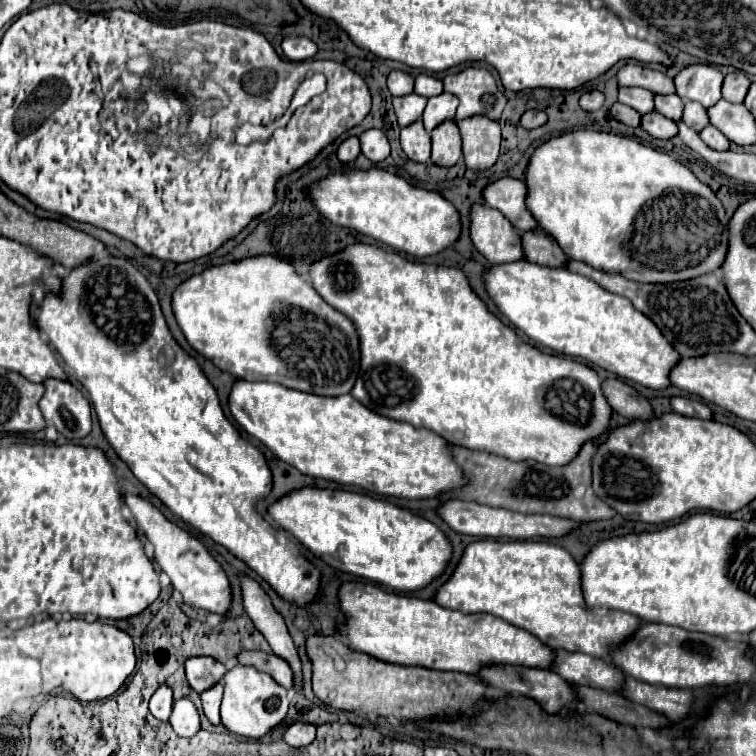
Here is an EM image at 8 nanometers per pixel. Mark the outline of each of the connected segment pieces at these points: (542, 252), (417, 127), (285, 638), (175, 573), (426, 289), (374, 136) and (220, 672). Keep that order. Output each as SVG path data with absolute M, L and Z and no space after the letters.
M533 228L521 236L525 260L541 266L561 268L567 264L567 256L559 248L559 244L541 228Z
M417 120L401 128L401 148L409 160L427 162L431 156L431 134L423 128L423 122Z
M243 574L243 576L239 576L239 582L241 582L241 592L243 592L245 612L249 614L253 624L257 624L259 632L269 642L273 654L281 656L293 668L293 688L301 690L303 688L301 660L299 660L299 654L293 646L293 640L287 632L283 618L277 614L267 592L261 588L261 584L257 584L257 580Z
M125 490L123 492L123 502L131 510L137 528L141 528L145 538L153 544L155 562L171 578L173 588L181 592L185 604L193 604L193 606L203 608L207 612L225 614L229 604L231 604L229 580L227 580L227 574L223 572L221 564L207 552L207 548L197 538L189 536L185 530L181 530L171 520L167 520L147 498L131 494L131 492Z
M349 244L349 248L345 248L345 252L337 252L333 256L323 256L319 260L315 260L309 266L309 278L313 282L313 288L319 292L319 296L331 304L333 308L337 308L341 314L345 314L359 336L359 352L361 352L361 368L359 368L359 376L355 380L355 386L351 390L351 396L355 400L359 400L363 406L367 406L369 410L387 416L391 420L399 420L399 422L407 422L419 428L429 428L431 432L435 432L437 436L441 436L443 440L457 444L457 446L465 446L469 450L485 450L497 456L507 456L511 460L537 460L543 462L547 466L563 466L567 464L577 450L581 448L581 444L593 436L603 434L609 428L609 416L611 416L611 406L607 404L607 400L601 394L601 382L597 378L597 374L587 368L585 364L579 364L575 360L567 360L563 356L557 354L545 354L541 350L537 350L531 344L525 344L513 328L505 326L501 320L497 320L487 306L477 298L477 294L471 290L465 274L457 268L447 268L447 266L437 266L437 264L425 264L425 262L413 262L407 260L405 256L397 254L397 252L387 252L381 250L379 246L371 246L371 244Z
M369 128L361 136L361 152L371 160L371 162L381 162L389 156L389 140L379 128Z
M195 656L185 662L185 672L187 672L189 686L201 694L201 692L213 688L213 684L221 682L227 668L221 662L217 662L215 658Z

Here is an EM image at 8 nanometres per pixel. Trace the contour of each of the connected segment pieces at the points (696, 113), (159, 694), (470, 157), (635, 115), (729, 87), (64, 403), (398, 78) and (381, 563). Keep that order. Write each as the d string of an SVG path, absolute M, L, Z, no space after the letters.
M685 102L685 110L683 110L683 118L681 118L685 124L689 124L695 132L699 132L701 128L705 128L709 124L709 118L707 118L707 110L697 104L697 102Z
M167 684L159 686L155 690L155 694L151 696L151 702L149 702L149 710L151 714L157 718L157 720L169 720L171 716L171 708L173 708L173 692Z
M471 116L457 122L463 138L465 164L473 170L491 168L499 156L501 128L487 116Z
M615 102L615 104L611 106L611 116L613 116L615 120L627 124L627 126L639 126L639 122L641 122L641 114L639 114L637 110L621 104L621 102Z
M731 72L725 76L723 80L723 98L729 100L729 102L743 102L745 94L747 94L747 88L749 88L749 78L743 74L743 72Z
M49 378L43 384L45 384L45 394L39 400L39 408L41 408L41 414L45 416L45 420L49 424L53 424L57 428L57 432L69 440L85 438L91 432L91 406L89 406L87 398L67 380Z
M393 70L387 76L387 88L393 96L405 96L413 92L413 78L407 72L401 70Z
M305 486L281 496L267 512L329 566L397 592L427 586L451 558L451 544L435 524L367 494Z

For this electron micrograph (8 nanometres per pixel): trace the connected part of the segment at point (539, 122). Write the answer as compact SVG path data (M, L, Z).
M527 110L523 116L521 116L521 126L531 130L531 128L537 128L537 126L543 126L547 122L547 114L541 112L541 110Z

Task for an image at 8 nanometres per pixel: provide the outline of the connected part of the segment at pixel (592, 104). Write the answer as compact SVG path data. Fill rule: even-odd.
M591 90L591 92L585 92L583 96L581 96L581 100L579 100L579 104L581 104L581 108L583 110L589 110L589 112L593 112L593 110L599 110L601 106L603 106L603 94L599 92L599 90Z

